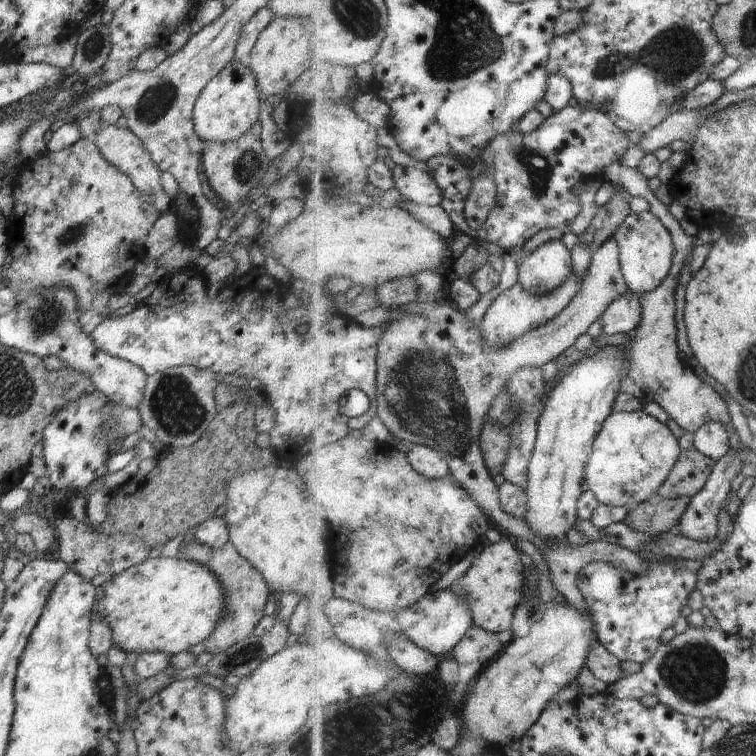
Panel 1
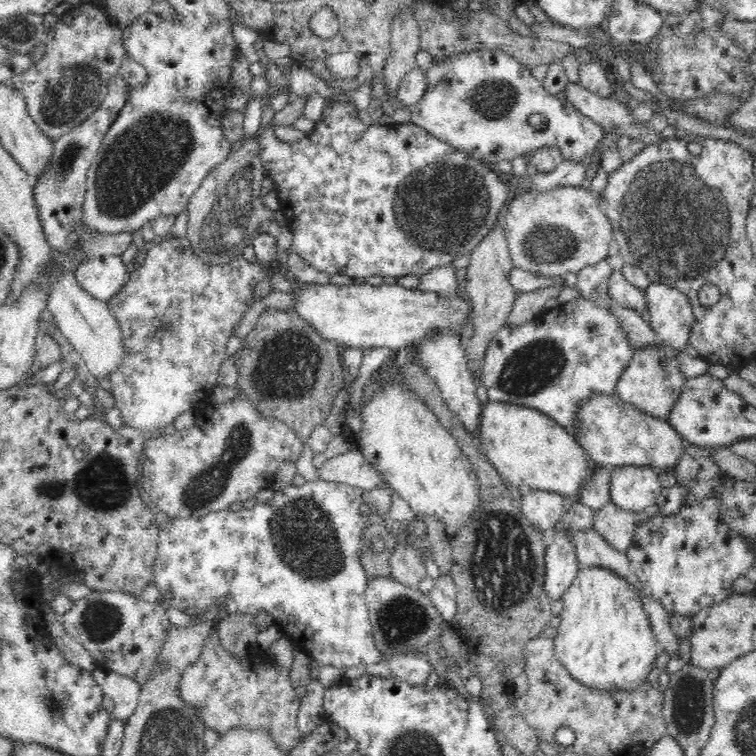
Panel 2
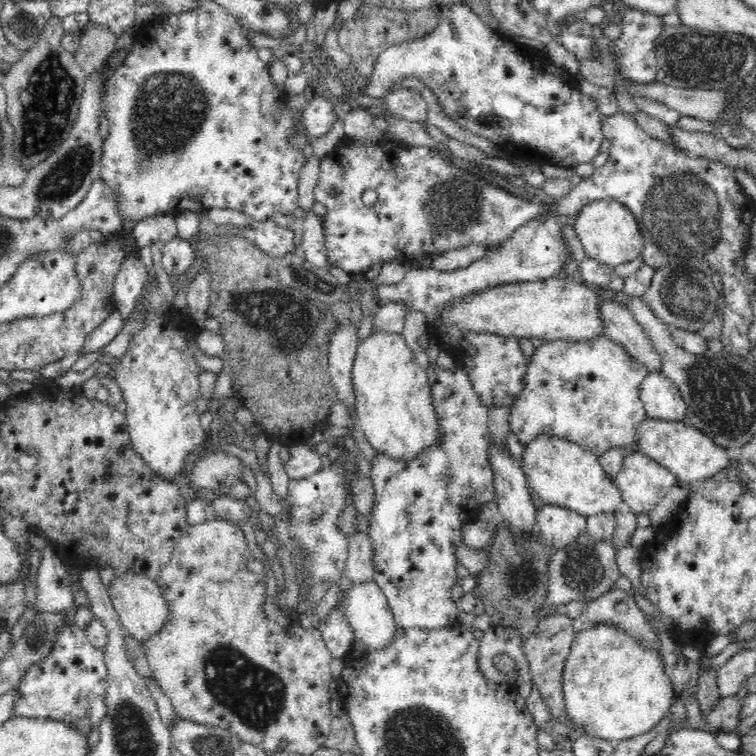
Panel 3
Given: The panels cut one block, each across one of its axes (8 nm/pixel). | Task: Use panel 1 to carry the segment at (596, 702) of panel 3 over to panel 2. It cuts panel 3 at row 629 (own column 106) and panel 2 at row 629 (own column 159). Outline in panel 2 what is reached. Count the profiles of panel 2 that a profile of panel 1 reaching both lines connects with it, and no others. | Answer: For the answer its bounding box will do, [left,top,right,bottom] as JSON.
[554,566,660,692]

